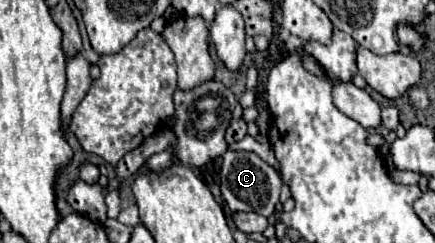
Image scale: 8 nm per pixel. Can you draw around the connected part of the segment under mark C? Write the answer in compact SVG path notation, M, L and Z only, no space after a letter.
M227 149L223 155L223 165L219 173L219 187L221 195L231 211L255 211L263 217L273 215L275 205L279 201L281 191L281 177L279 173L267 165L257 153L253 151L233 151Z

